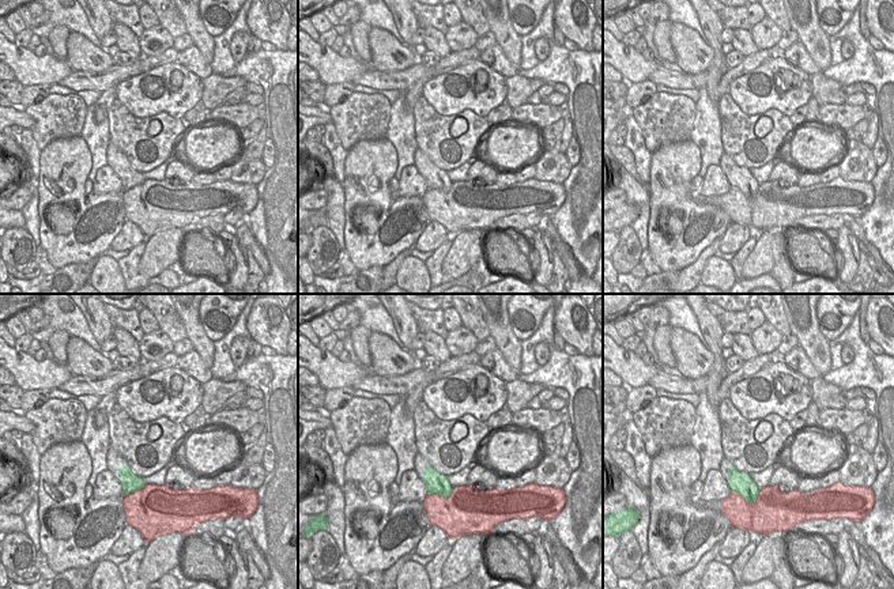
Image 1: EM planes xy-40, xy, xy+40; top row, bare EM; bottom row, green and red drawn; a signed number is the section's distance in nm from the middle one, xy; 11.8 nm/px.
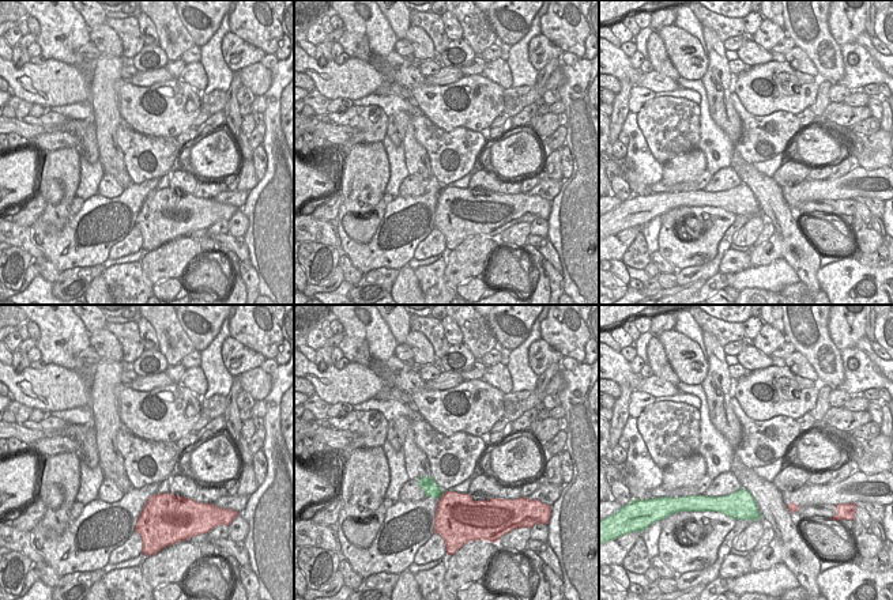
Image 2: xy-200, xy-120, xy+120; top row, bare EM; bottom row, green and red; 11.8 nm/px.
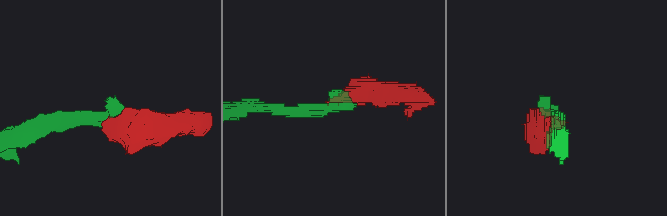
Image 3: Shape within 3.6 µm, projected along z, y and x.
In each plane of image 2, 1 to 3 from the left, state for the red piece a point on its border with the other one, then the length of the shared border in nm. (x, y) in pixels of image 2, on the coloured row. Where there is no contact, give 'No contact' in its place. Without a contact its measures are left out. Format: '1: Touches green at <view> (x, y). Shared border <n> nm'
1: No contact
2: Touches green at xy-120 (441, 494). Shared border 120 nm
3: No contact

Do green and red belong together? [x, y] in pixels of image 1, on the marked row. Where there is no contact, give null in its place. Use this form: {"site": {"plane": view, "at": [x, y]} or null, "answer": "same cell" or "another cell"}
{"site": {"plane": "xy+40", "at": [749, 502]}, "answer": "same cell"}

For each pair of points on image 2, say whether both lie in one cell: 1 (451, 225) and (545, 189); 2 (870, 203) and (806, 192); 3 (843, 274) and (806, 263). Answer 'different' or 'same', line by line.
1: same
2: different
3: different

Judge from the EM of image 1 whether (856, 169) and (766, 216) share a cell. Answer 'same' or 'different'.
same

